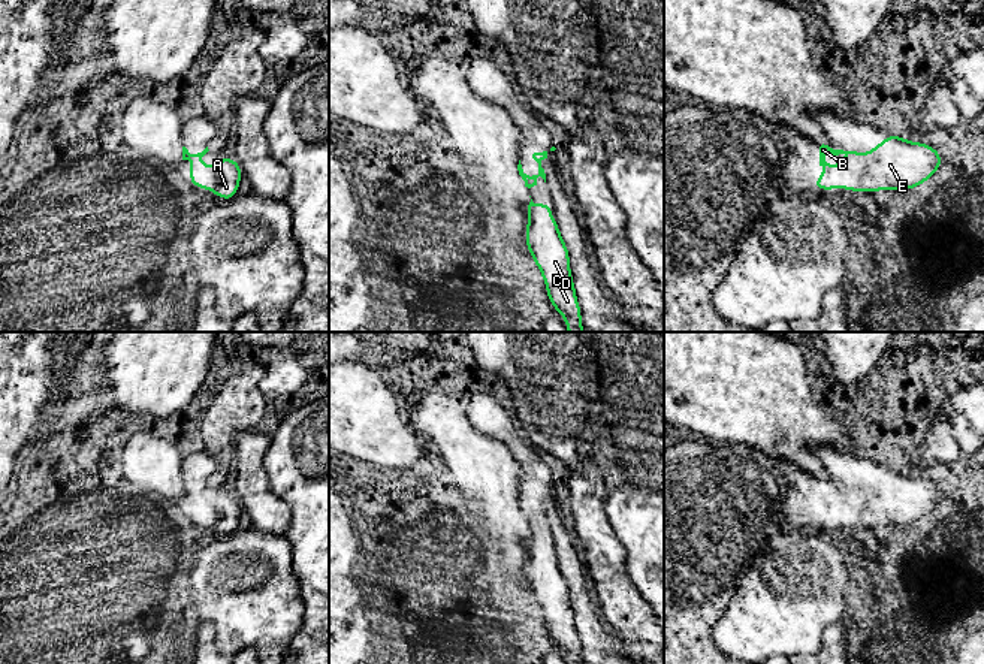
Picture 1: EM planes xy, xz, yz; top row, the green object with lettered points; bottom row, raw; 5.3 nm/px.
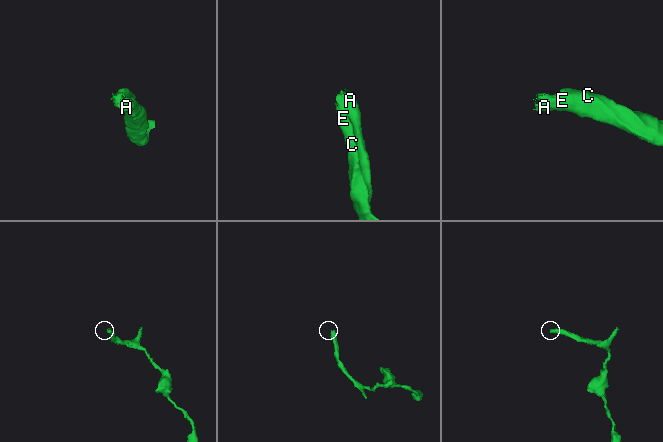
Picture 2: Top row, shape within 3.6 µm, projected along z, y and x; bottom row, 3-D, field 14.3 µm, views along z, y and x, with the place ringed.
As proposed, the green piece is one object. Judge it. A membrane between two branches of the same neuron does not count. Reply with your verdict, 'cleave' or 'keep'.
keep

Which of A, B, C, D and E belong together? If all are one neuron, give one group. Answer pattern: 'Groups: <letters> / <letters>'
Groups: A B C D E

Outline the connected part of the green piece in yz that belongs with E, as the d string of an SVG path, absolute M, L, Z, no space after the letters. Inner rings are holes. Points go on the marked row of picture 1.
M888 135L869 153L833 150L820 147L820 166L822 175L814 179L817 190L881 191L914 190L929 181L941 167L942 157L938 150L923 142L912 142L896 135ZM825 154L845 154L846 159L836 166L828 166Z

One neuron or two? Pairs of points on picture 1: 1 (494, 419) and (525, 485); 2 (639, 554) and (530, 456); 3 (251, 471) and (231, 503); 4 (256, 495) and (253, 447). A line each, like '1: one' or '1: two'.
1: one
2: two
3: two
4: one

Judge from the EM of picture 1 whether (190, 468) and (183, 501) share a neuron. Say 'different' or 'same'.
same

